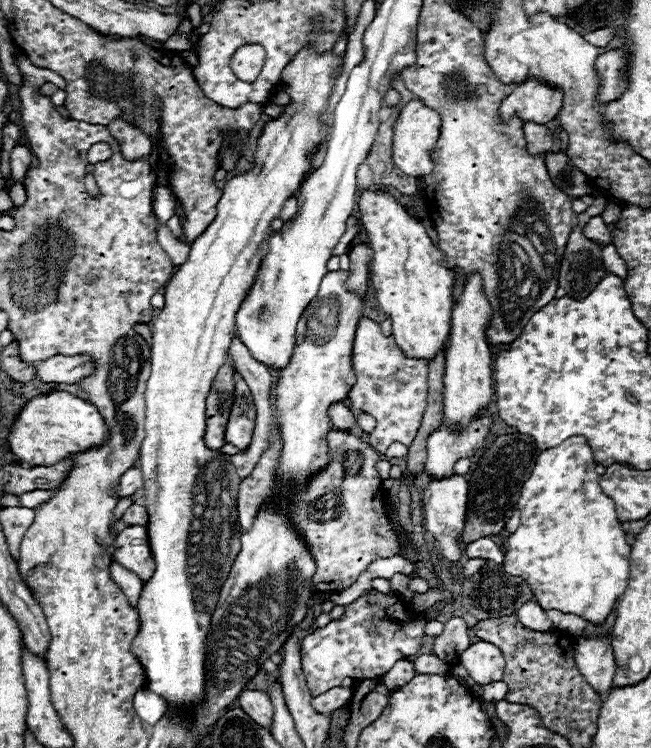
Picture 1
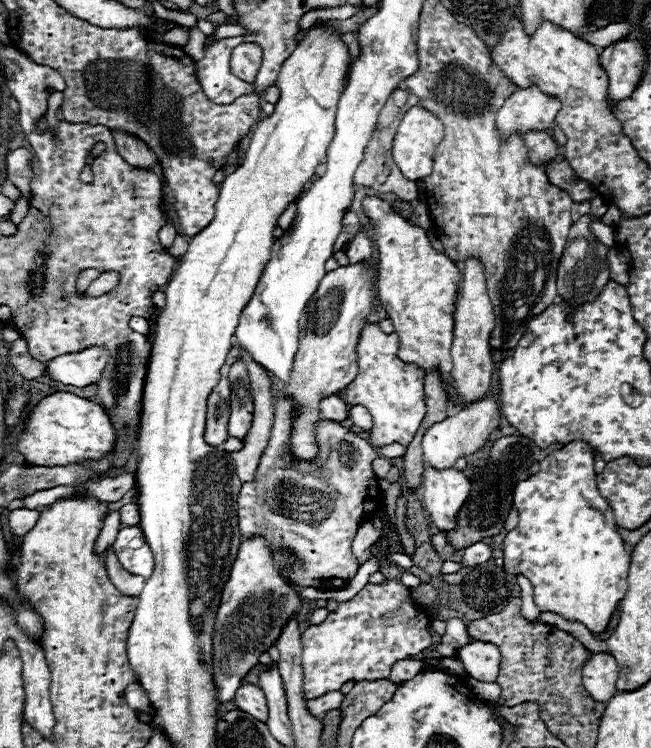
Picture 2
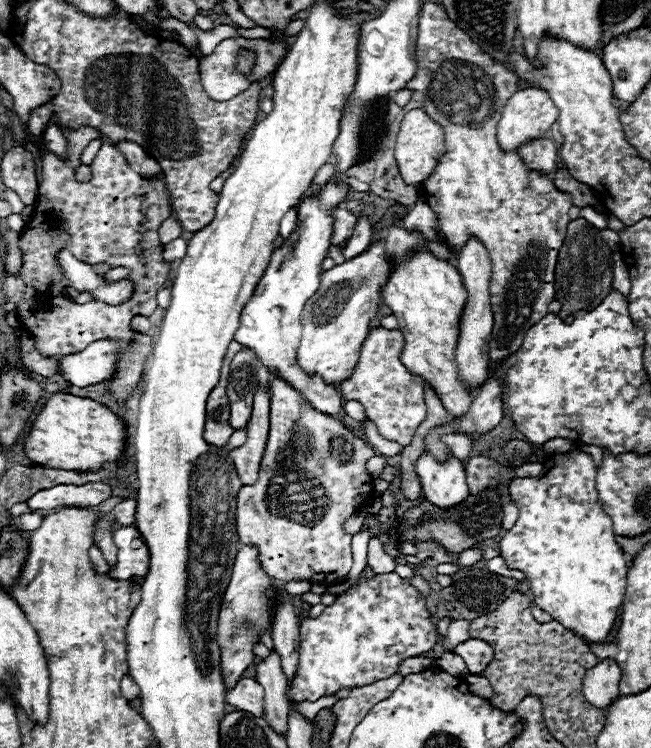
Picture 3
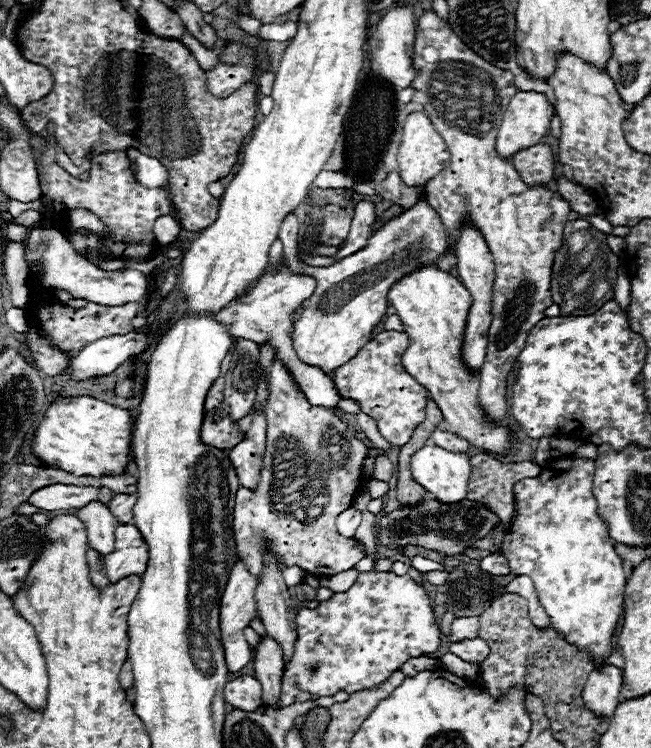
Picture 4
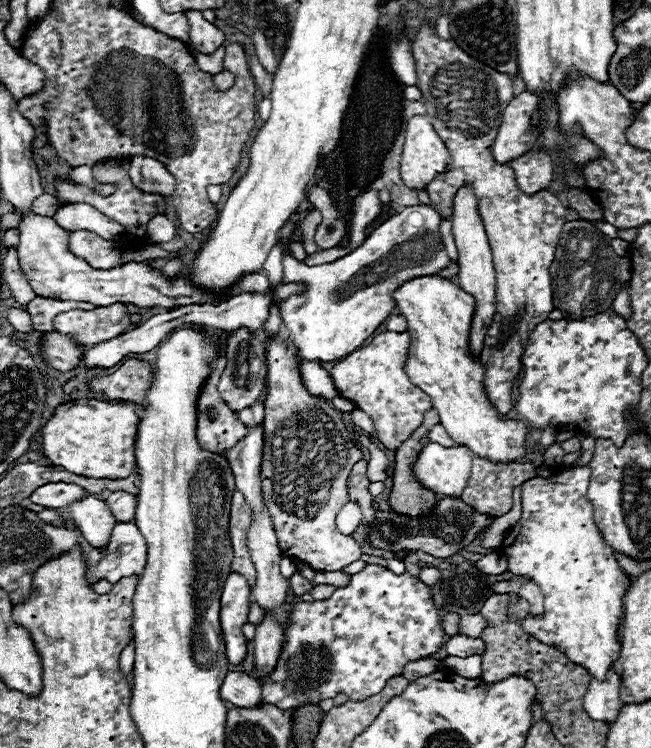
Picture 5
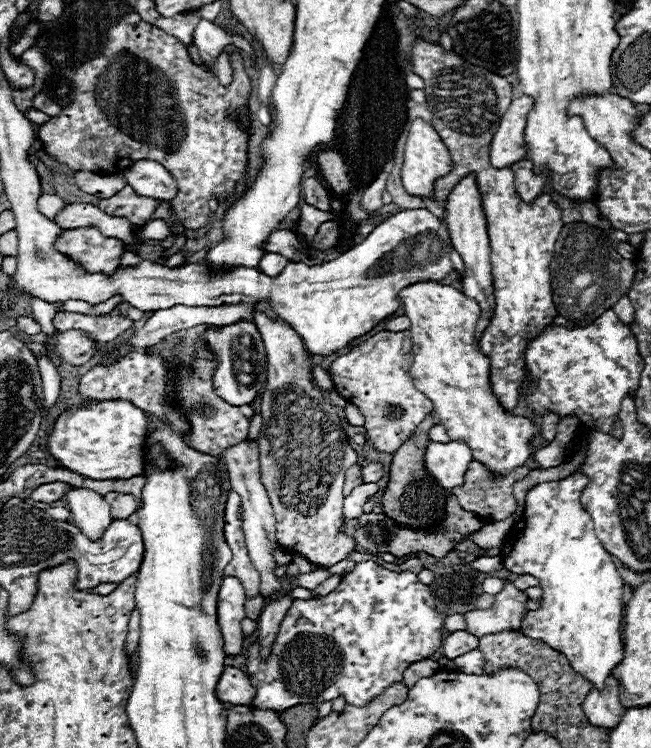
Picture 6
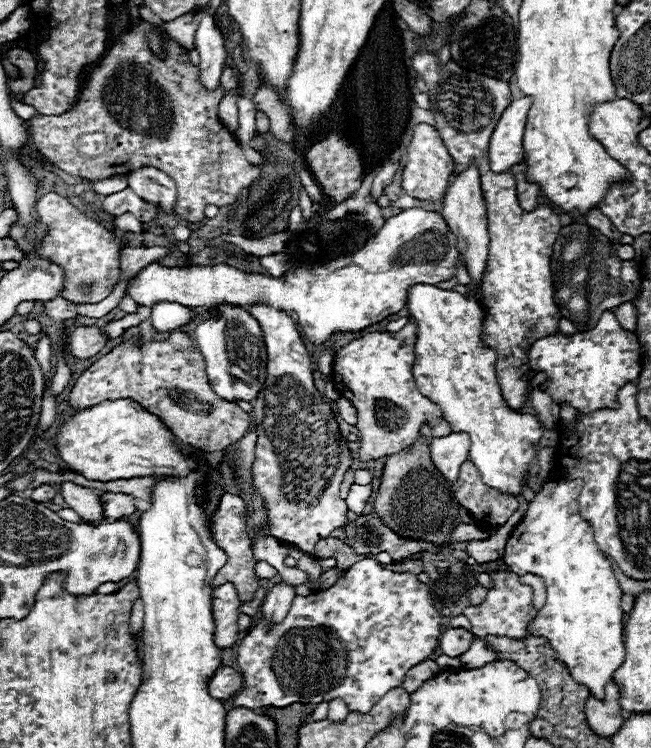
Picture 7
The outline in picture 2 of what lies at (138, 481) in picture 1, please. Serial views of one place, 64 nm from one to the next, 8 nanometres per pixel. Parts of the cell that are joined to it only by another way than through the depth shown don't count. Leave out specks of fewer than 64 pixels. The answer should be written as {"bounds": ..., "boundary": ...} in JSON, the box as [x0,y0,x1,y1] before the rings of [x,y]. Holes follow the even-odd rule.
{"bounds":[86,474,136,502],"boundary":[[[120,474],[116,478],[106,478],[98,484],[86,484],[86,488],[100,500],[104,502],[116,502],[120,500],[126,492],[130,492],[136,484],[136,476],[134,474]]]}

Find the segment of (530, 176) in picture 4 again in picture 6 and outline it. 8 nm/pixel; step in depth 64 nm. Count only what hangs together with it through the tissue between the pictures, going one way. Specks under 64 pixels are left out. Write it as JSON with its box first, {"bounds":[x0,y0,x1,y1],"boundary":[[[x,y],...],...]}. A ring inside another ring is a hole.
{"bounds":[510,158,548,202],"boundary":[[[524,158],[524,160],[518,160],[510,166],[510,170],[514,172],[514,186],[516,186],[516,192],[520,194],[520,198],[524,202],[532,202],[546,186],[548,182],[548,172],[542,170],[540,174],[534,172],[534,164],[530,158]]]}

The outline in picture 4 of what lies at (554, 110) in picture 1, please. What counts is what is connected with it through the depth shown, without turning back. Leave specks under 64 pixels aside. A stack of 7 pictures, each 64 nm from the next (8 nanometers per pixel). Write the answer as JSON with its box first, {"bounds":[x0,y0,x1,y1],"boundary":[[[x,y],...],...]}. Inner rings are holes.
{"bounds":[496,90,554,158],"boundary":[[[528,90],[528,92],[516,92],[510,98],[510,104],[508,104],[508,108],[504,112],[502,124],[498,128],[496,152],[502,158],[510,158],[510,156],[514,156],[520,150],[538,144],[546,136],[546,132],[550,128],[550,122],[552,122],[552,116],[554,116],[554,106],[548,102],[546,94],[532,92],[532,90]]]}

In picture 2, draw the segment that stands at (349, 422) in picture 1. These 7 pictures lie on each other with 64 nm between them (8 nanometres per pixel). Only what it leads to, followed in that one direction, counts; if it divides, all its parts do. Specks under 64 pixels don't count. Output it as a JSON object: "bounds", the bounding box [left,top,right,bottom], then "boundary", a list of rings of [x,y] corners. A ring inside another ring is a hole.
{"bounds":[320,396,350,424],"boundary":[[[330,396],[330,398],[322,400],[320,408],[322,408],[322,416],[324,416],[326,420],[340,422],[340,424],[346,422],[346,420],[350,420],[350,418],[348,418],[350,408],[348,408],[348,404],[346,404],[340,396]]]}

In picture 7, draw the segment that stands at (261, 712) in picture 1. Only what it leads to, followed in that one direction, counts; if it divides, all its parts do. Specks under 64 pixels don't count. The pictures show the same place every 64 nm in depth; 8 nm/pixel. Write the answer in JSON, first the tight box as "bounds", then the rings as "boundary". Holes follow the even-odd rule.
{"bounds":[208,666,244,700],"boundary":[[[230,666],[218,668],[218,672],[208,682],[208,692],[216,700],[232,700],[244,688],[242,674]]]}

